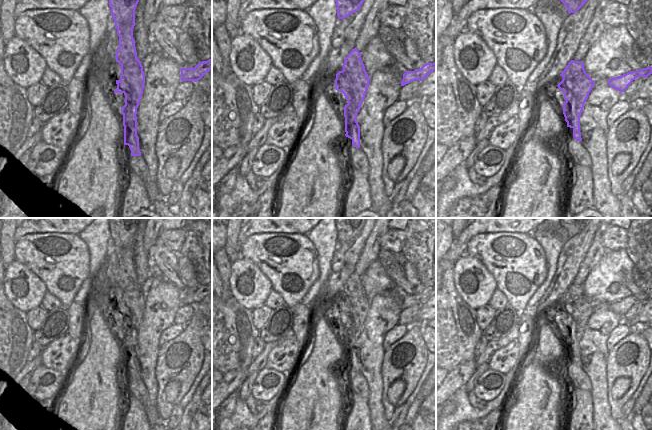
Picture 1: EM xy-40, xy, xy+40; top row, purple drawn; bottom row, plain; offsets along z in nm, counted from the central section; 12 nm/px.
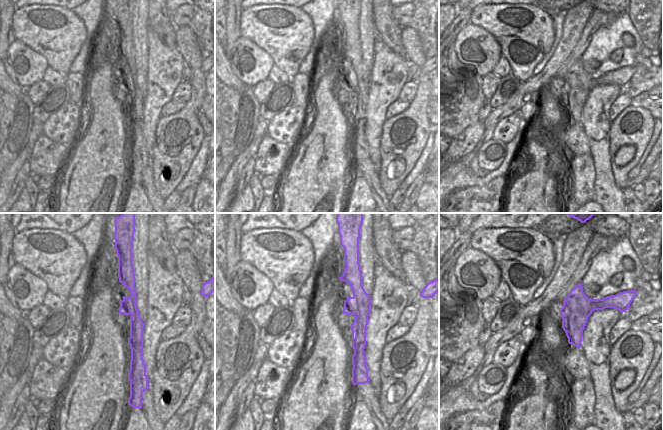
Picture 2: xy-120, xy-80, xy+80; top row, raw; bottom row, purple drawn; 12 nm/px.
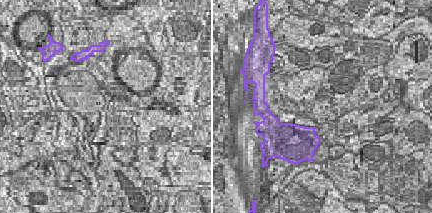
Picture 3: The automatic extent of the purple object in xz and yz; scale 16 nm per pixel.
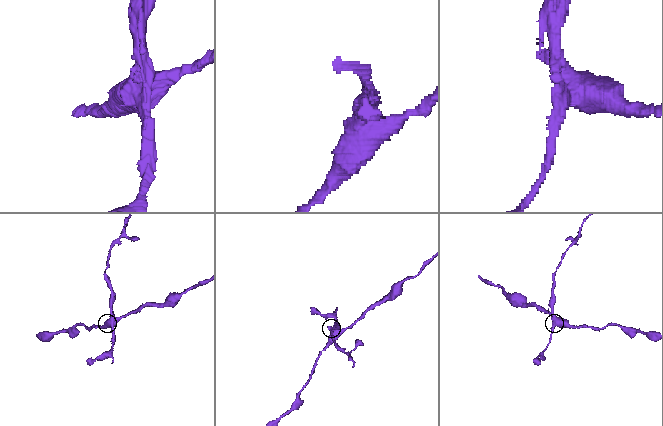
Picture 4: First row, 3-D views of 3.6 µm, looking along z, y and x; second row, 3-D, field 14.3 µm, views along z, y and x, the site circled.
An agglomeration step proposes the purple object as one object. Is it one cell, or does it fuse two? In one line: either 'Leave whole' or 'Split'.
Split.

